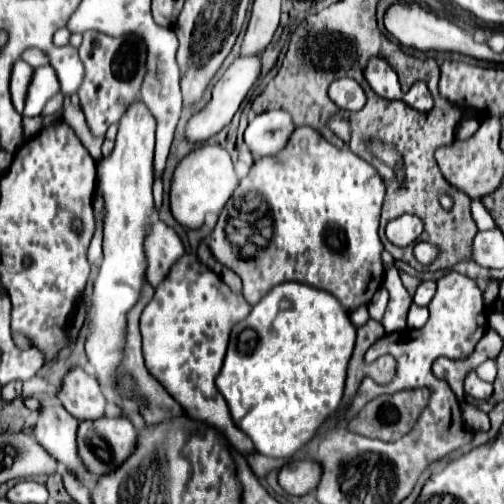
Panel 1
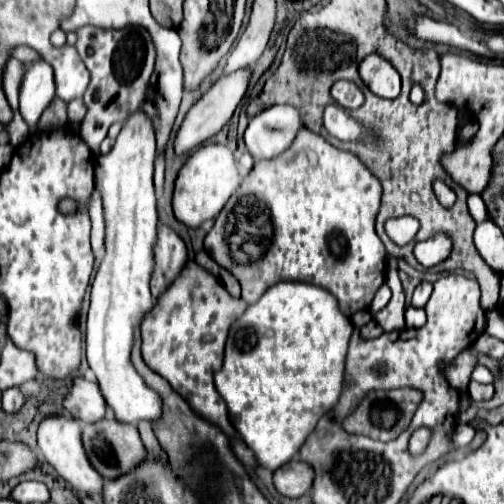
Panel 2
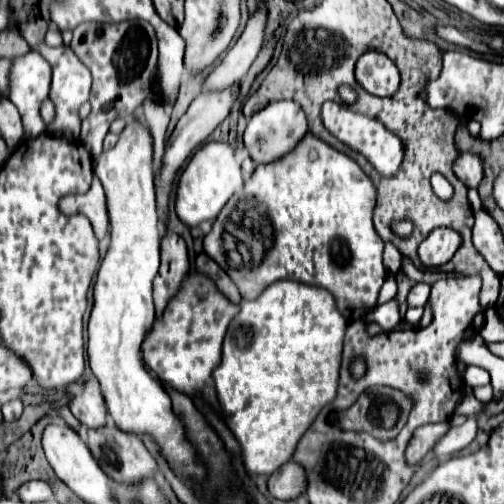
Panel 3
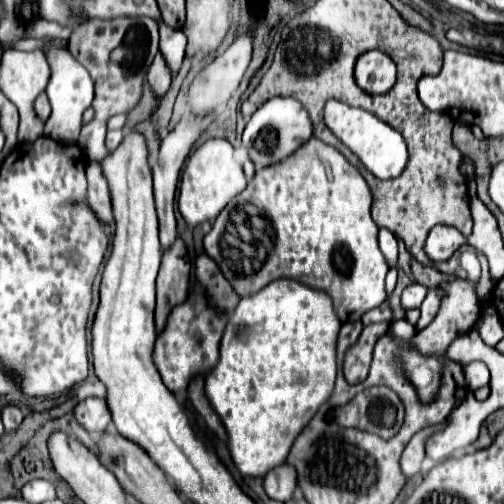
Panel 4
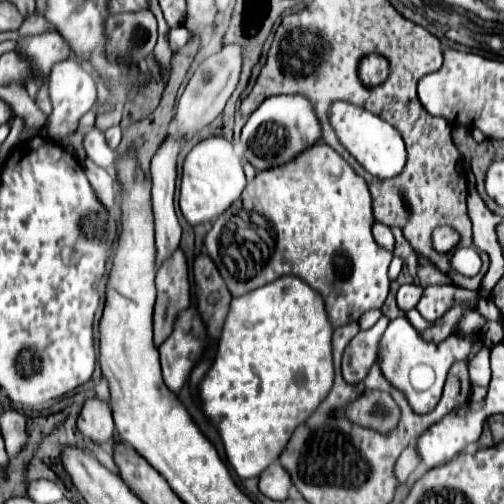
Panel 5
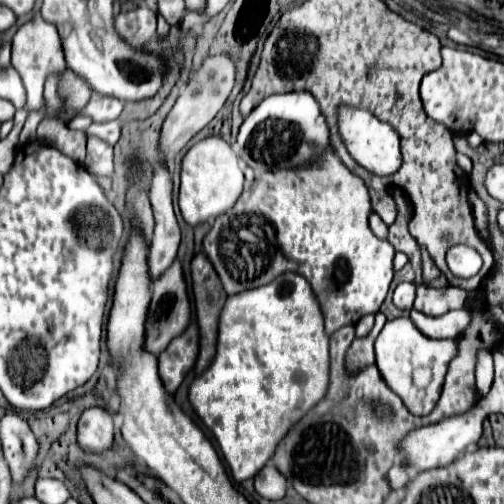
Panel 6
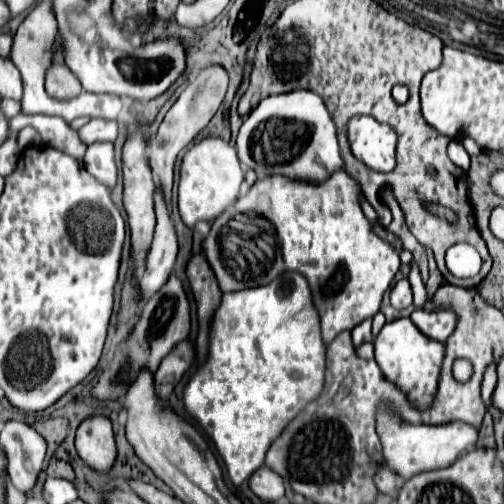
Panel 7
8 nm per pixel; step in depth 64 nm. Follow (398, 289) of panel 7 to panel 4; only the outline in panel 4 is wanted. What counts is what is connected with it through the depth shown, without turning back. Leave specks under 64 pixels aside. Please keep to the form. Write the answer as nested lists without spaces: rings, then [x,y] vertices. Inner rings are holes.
[[[410,284],[404,292],[402,292],[402,306],[408,310],[408,308],[420,308],[424,296],[426,296],[428,288],[422,286],[422,284]]]

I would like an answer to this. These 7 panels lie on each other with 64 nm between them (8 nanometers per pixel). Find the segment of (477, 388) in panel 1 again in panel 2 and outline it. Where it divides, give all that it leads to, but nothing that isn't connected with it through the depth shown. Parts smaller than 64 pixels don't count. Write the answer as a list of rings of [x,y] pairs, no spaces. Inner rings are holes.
[[[470,380],[467,389],[468,394],[474,401],[490,400],[492,394],[494,394],[494,386],[492,384],[480,384],[480,382],[474,382],[474,380]]]

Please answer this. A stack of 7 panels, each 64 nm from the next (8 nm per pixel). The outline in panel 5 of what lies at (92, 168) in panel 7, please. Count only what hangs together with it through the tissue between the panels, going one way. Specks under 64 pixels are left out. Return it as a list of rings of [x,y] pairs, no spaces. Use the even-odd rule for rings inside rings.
[[[90,128],[84,132],[84,140],[82,140],[82,146],[86,150],[86,156],[90,160],[94,160],[98,166],[110,170],[112,168],[112,162],[114,162],[114,150],[106,144],[104,140],[104,132],[100,128]]]

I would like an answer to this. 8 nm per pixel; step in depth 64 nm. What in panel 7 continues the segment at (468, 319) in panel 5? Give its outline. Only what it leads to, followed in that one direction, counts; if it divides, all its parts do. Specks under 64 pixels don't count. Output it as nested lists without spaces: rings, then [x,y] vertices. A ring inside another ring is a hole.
[[[414,310],[412,322],[422,330],[422,334],[434,338],[434,340],[446,340],[452,334],[452,328],[456,328],[456,314],[442,310],[442,312],[426,312],[426,310]]]

